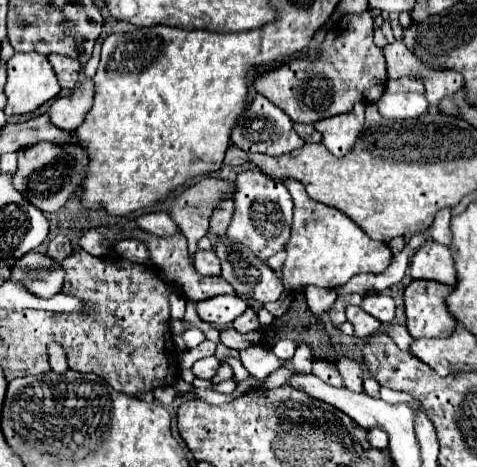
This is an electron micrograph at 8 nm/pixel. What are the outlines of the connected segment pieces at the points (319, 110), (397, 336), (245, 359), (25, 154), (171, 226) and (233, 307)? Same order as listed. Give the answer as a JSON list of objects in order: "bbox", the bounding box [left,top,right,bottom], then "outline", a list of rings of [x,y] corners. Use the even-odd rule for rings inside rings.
[{"bbox":[254,11,388,123],"outline":[[[370,11],[344,15],[328,31],[320,45],[322,53],[314,63],[308,63],[306,57],[298,57],[260,75],[254,81],[254,89],[298,123],[316,123],[326,117],[348,113],[356,103],[376,103],[386,89],[388,77],[382,49],[372,41],[372,25],[374,21]]]},{"bbox":[390,325,412,353],"outline":[[[394,325],[392,329],[390,329],[390,337],[394,337],[394,341],[396,341],[396,345],[402,349],[402,351],[408,351],[410,353],[410,345],[412,345],[412,337],[410,337],[410,333],[406,331],[406,327],[400,327],[400,325]]]},{"bbox":[240,345,284,383],"outline":[[[254,345],[254,347],[240,351],[240,361],[258,383],[266,383],[268,375],[284,363],[272,353],[272,349],[264,345]]]},{"bbox":[14,141,90,213],"outline":[[[48,141],[34,143],[32,147],[18,151],[18,169],[14,173],[14,187],[40,211],[52,213],[64,207],[64,203],[72,197],[72,193],[76,193],[82,187],[86,179],[84,167],[88,167],[88,163],[90,163],[88,151],[84,151],[80,143],[64,143],[64,145]]]},{"bbox":[136,211,178,235],"outline":[[[154,211],[154,213],[146,213],[146,215],[140,215],[138,219],[136,219],[136,223],[138,223],[138,227],[142,229],[142,231],[148,231],[148,233],[152,233],[152,235],[174,235],[176,231],[178,231],[178,227],[176,227],[176,223],[170,219],[170,215],[168,213],[164,213],[164,211]]]},{"bbox":[198,295,248,325],"outline":[[[216,295],[212,299],[204,299],[198,303],[200,319],[214,325],[232,323],[236,317],[242,315],[244,309],[248,309],[246,301],[236,295]]]}]

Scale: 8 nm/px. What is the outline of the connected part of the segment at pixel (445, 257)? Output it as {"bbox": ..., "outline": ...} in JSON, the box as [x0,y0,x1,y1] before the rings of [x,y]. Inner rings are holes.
{"bbox":[410,241,456,287],"outline":[[[426,241],[426,245],[422,245],[412,257],[410,275],[412,279],[432,279],[432,281],[440,281],[444,285],[454,287],[456,269],[454,269],[450,247],[440,245],[436,241]]]}

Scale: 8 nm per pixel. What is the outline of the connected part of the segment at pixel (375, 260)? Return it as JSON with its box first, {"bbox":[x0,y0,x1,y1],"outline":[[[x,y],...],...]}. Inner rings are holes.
{"bbox":[282,179,392,289],"outline":[[[284,179],[282,183],[294,199],[292,235],[286,245],[288,257],[282,271],[286,289],[306,285],[334,289],[358,273],[382,273],[390,265],[392,253],[386,243],[370,239],[348,215],[336,211],[336,207],[312,201],[300,181]]]}

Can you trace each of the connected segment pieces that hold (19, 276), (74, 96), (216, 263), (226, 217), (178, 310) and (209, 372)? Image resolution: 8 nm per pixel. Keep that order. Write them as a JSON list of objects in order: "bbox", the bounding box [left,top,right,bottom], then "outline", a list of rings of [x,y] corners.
[{"bbox":[10,251,64,299],"outline":[[[30,251],[14,263],[10,281],[22,283],[36,297],[50,299],[62,291],[64,267],[44,251]]]},{"bbox":[50,77,94,131],"outline":[[[84,77],[80,85],[70,91],[70,95],[60,97],[50,107],[50,119],[56,127],[66,131],[76,131],[84,123],[86,113],[94,103],[94,81]]]},{"bbox":[194,249,220,275],"outline":[[[198,249],[194,255],[194,265],[200,275],[220,275],[220,259],[212,249],[210,251]]]},{"bbox":[208,197,234,237],"outline":[[[224,197],[224,199],[216,205],[216,209],[214,209],[212,217],[210,217],[210,229],[208,229],[208,233],[216,235],[216,237],[222,237],[222,235],[226,233],[226,229],[228,229],[230,219],[232,219],[232,211],[234,211],[232,199],[230,199],[230,197]]]},{"bbox":[170,293,186,319],"outline":[[[172,293],[170,295],[170,315],[172,315],[172,319],[182,319],[184,307],[186,307],[184,297],[180,293]]]},{"bbox":[192,355,220,379],"outline":[[[212,355],[212,357],[204,357],[204,359],[198,359],[194,365],[192,365],[192,371],[196,373],[196,377],[202,377],[202,379],[212,379],[214,373],[218,371],[220,367],[220,361]]]}]

